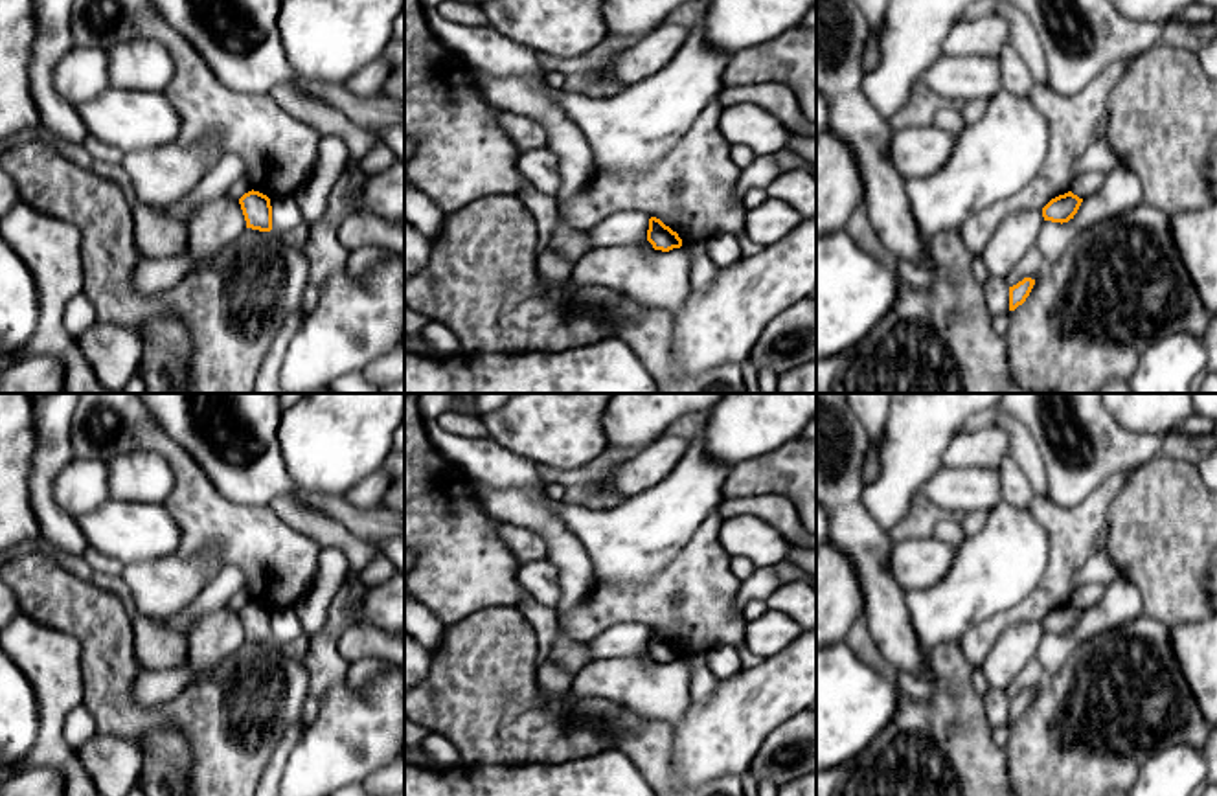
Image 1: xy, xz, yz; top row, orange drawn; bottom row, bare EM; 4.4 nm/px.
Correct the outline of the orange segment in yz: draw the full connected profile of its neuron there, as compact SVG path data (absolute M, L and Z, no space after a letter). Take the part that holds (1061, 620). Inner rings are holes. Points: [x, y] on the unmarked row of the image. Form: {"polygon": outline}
{"polygon": "M1068 603L1064 607L1052 610L1042 620L1042 629L1044 629L1044 632L1052 632L1052 634L1061 634L1061 636L1068 634L1077 625L1081 614L1083 614L1083 610L1079 610L1077 607Z"}

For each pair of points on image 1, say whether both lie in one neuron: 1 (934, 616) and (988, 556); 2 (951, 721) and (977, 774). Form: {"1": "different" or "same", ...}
{"1": "same", "2": "same"}

